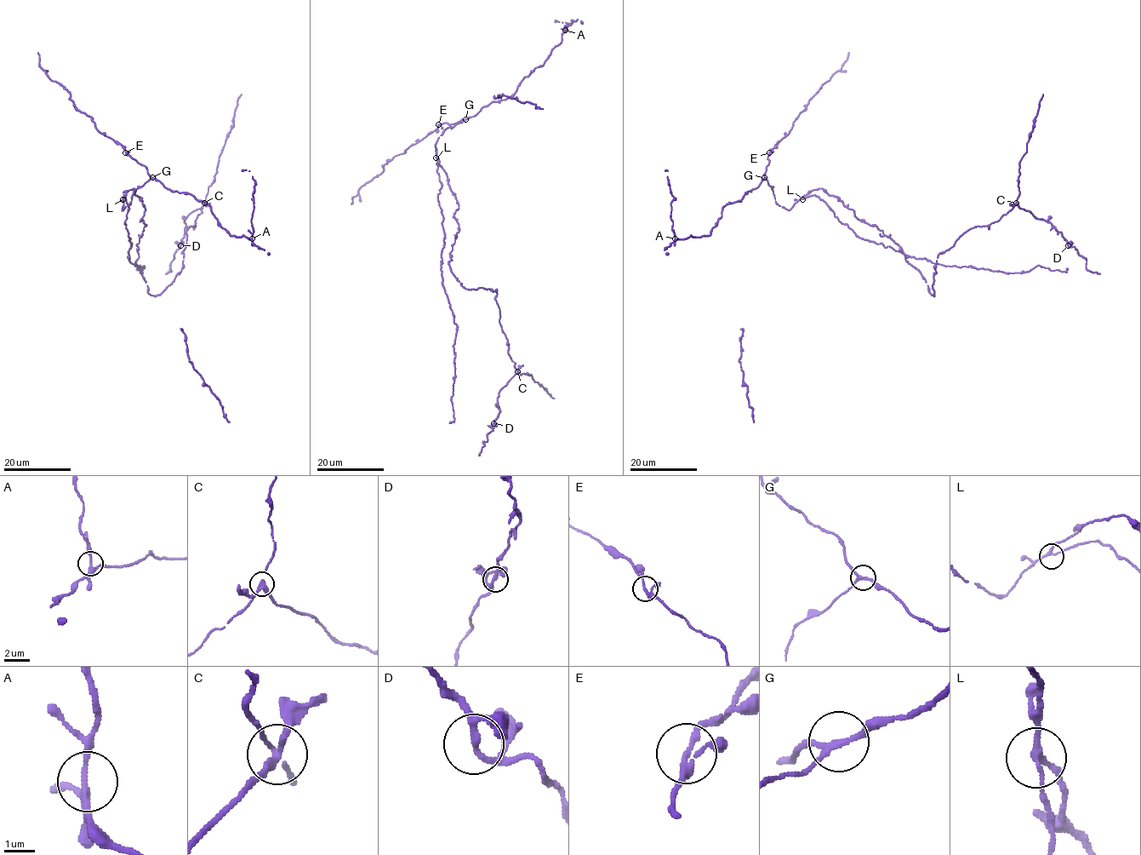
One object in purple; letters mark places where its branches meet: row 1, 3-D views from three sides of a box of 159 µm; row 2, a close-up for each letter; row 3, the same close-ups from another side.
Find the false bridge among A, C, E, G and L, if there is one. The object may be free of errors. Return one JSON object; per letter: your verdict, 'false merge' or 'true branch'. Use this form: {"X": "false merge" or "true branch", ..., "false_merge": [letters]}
{"A": "true branch", "C": "false merge", "E": "true branch", "G": "true branch", "L": "true branch", "false_merge": ["C"]}

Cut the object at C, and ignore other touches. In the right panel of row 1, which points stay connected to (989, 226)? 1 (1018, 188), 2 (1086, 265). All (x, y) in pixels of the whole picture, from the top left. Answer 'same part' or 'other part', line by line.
1: same part
2: other part

